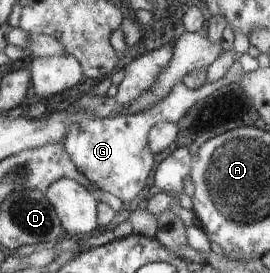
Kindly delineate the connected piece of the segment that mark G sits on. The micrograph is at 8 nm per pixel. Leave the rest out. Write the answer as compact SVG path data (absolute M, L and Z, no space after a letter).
M236 62L232 66L232 70L222 78L222 80L216 80L214 82L206 83L201 89L192 90L186 83L182 82L171 92L168 98L165 98L160 104L157 104L154 108L137 115L120 115L107 119L86 119L76 123L73 126L72 132L65 140L66 148L69 153L73 155L73 159L77 167L89 178L92 183L95 183L102 190L111 192L124 201L126 206L130 206L130 202L137 200L139 197L145 195L144 188L150 184L150 178L154 174L156 169L156 156L155 152L150 146L150 133L152 129L160 123L170 121L173 123L179 123L187 112L193 106L196 106L200 100L208 98L212 93L215 93L220 88L225 87L239 81L245 72L242 69L240 62Z

